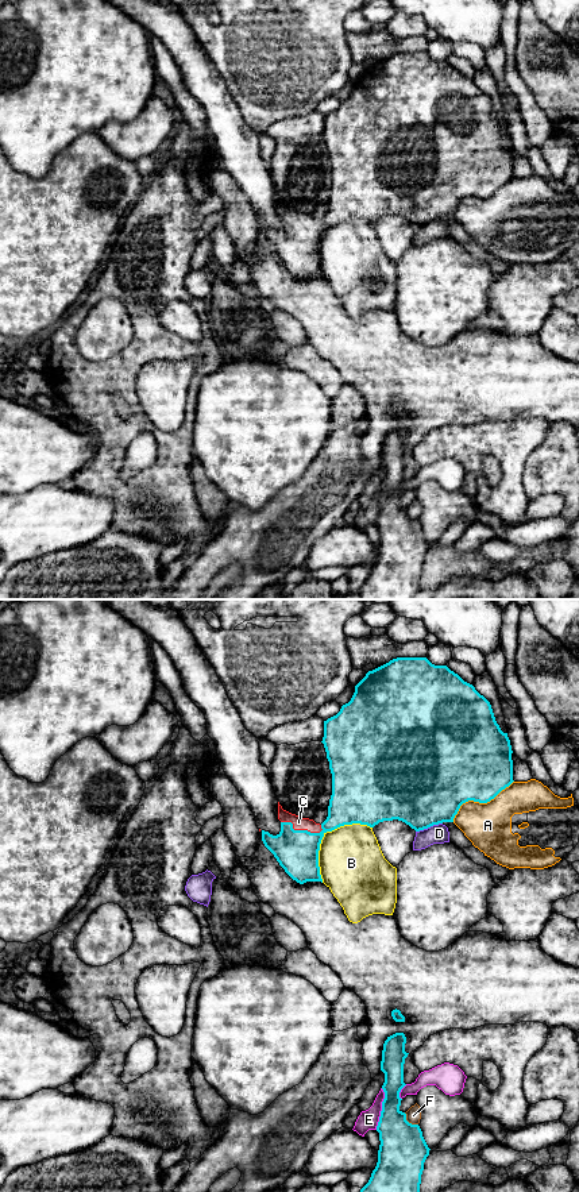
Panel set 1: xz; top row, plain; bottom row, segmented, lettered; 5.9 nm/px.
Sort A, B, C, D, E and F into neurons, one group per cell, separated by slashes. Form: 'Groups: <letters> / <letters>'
Groups: A / B / C / D / E / F

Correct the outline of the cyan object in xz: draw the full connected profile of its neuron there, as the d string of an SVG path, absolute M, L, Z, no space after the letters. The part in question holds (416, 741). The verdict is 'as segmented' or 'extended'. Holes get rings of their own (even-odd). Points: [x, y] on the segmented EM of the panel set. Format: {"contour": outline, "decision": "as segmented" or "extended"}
{"contour": "M397 657L368 671L355 686L351 701L336 715L324 721L321 742L332 774L327 819L321 825L316 823L283 810L278 802L281 832L273 836L262 830L265 846L300 884L323 883L319 850L327 832L352 823L374 828L393 819L420 832L443 822L453 822L463 803L487 803L514 782L510 740L497 724L490 702L447 666L435 666L426 657Z", "decision": "extended"}

